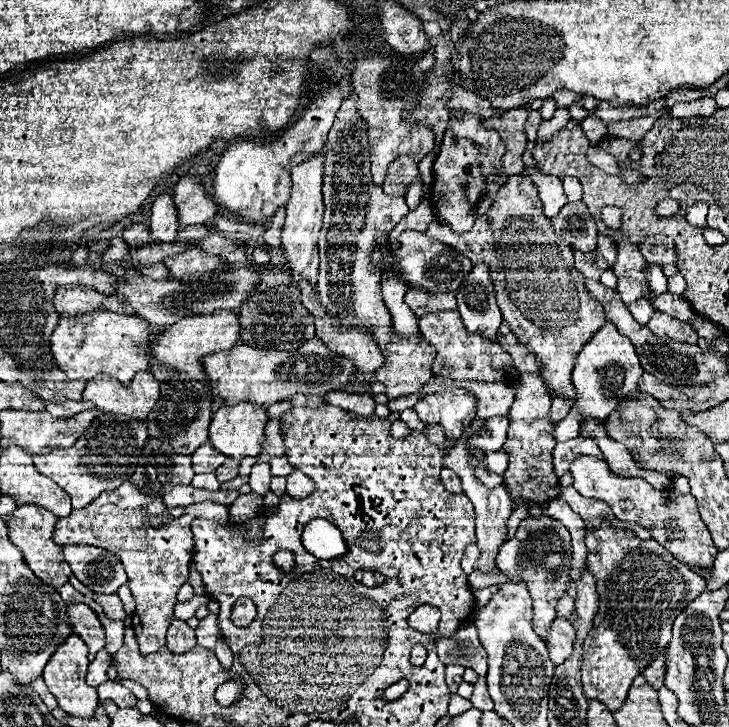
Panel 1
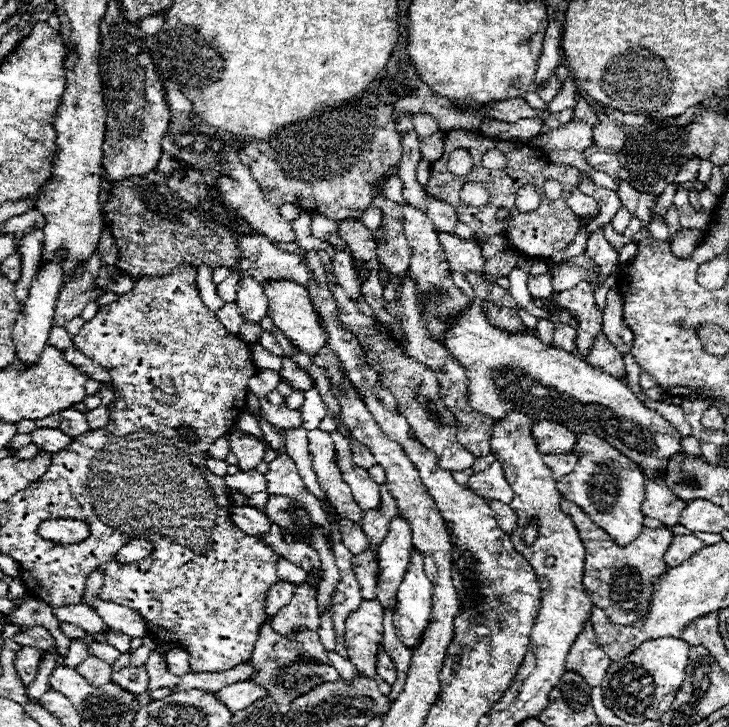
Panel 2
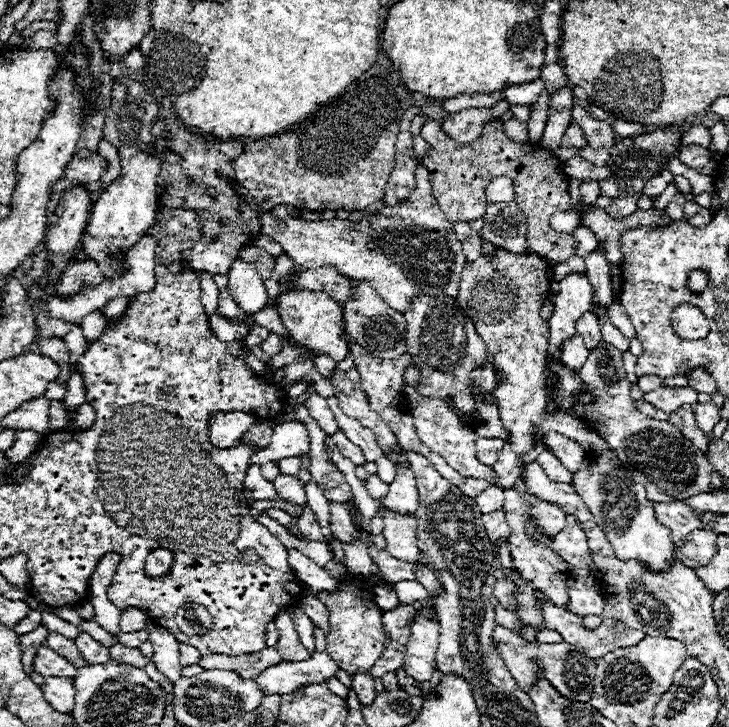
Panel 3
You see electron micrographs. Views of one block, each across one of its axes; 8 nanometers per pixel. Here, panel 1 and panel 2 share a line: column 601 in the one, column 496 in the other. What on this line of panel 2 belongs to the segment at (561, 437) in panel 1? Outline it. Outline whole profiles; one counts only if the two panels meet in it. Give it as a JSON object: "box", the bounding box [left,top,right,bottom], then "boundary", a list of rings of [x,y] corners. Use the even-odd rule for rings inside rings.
{"box":[444,304,682,478],"boundary":[[[472,304],[472,306],[452,324],[452,328],[446,332],[444,346],[450,350],[450,354],[460,362],[460,366],[462,366],[462,368],[466,370],[466,374],[468,374],[468,400],[470,400],[470,406],[472,406],[474,410],[480,410],[480,412],[486,414],[486,416],[492,416],[494,420],[500,420],[500,418],[504,418],[508,412],[516,410],[516,412],[522,412],[522,414],[530,414],[530,416],[534,416],[534,418],[538,418],[538,420],[552,420],[552,422],[558,422],[558,424],[566,426],[568,430],[576,432],[576,434],[596,434],[596,436],[608,440],[612,446],[616,446],[616,448],[618,448],[620,452],[624,452],[628,458],[632,458],[632,460],[642,468],[642,472],[644,472],[648,478],[660,476],[660,470],[666,466],[666,460],[668,460],[674,452],[680,452],[680,450],[682,450],[682,448],[680,448],[680,436],[682,436],[682,434],[680,434],[678,430],[674,430],[674,428],[672,428],[662,416],[658,416],[654,410],[648,410],[648,408],[632,394],[632,390],[630,390],[622,380],[618,380],[618,378],[614,378],[614,376],[602,372],[600,368],[590,366],[588,362],[576,358],[574,354],[564,352],[562,348],[556,348],[556,346],[546,348],[546,346],[544,346],[536,336],[532,336],[532,334],[512,334],[512,336],[510,336],[510,334],[506,334],[506,332],[500,332],[498,328],[494,328],[494,326],[488,324],[486,314],[484,314],[482,308],[476,306],[476,304]]]}

